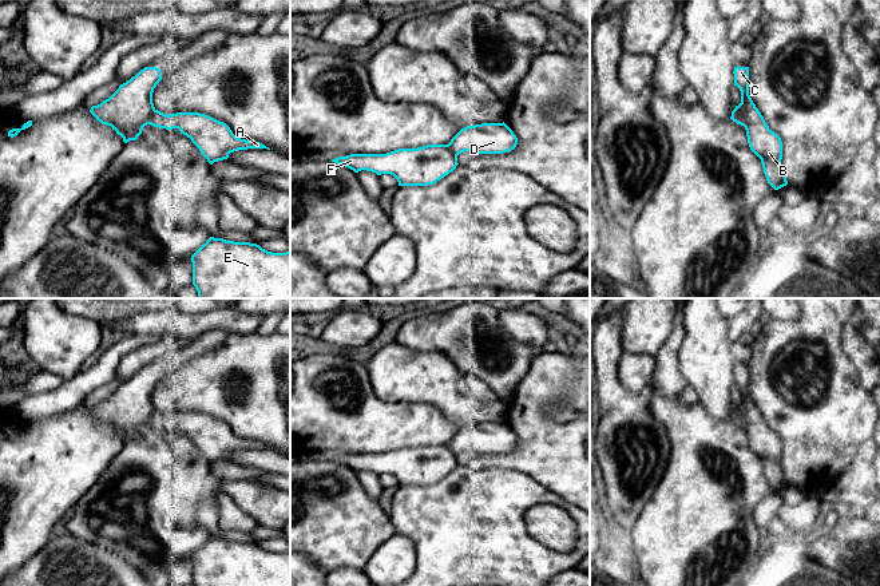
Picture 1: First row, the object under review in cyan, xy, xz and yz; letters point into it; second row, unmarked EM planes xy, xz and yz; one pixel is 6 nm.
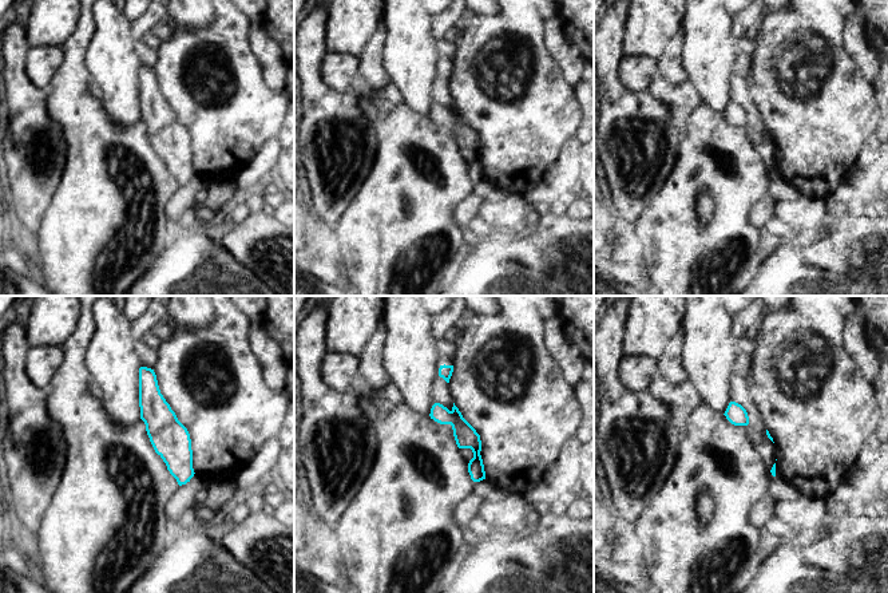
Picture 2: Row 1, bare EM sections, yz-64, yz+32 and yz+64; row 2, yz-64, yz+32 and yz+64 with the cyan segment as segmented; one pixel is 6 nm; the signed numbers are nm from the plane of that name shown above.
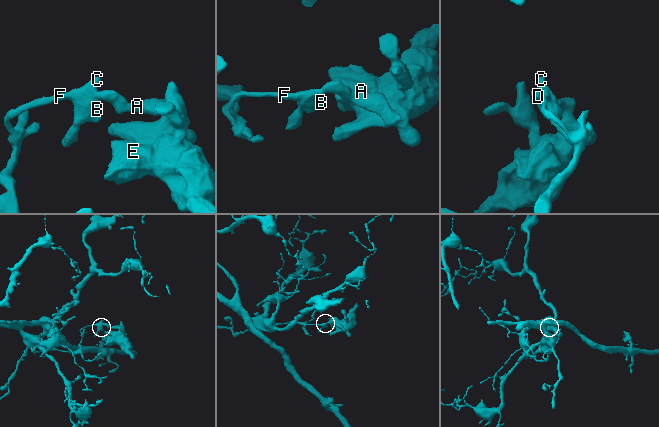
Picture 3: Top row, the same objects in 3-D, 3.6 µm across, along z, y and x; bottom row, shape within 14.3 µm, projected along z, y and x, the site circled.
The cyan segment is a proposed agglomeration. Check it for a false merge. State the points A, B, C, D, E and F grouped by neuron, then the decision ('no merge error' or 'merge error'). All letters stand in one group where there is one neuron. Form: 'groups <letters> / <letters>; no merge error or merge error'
groups A D E / B C F; merge error

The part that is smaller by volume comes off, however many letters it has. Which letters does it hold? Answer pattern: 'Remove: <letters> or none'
Remove: A, D, E

